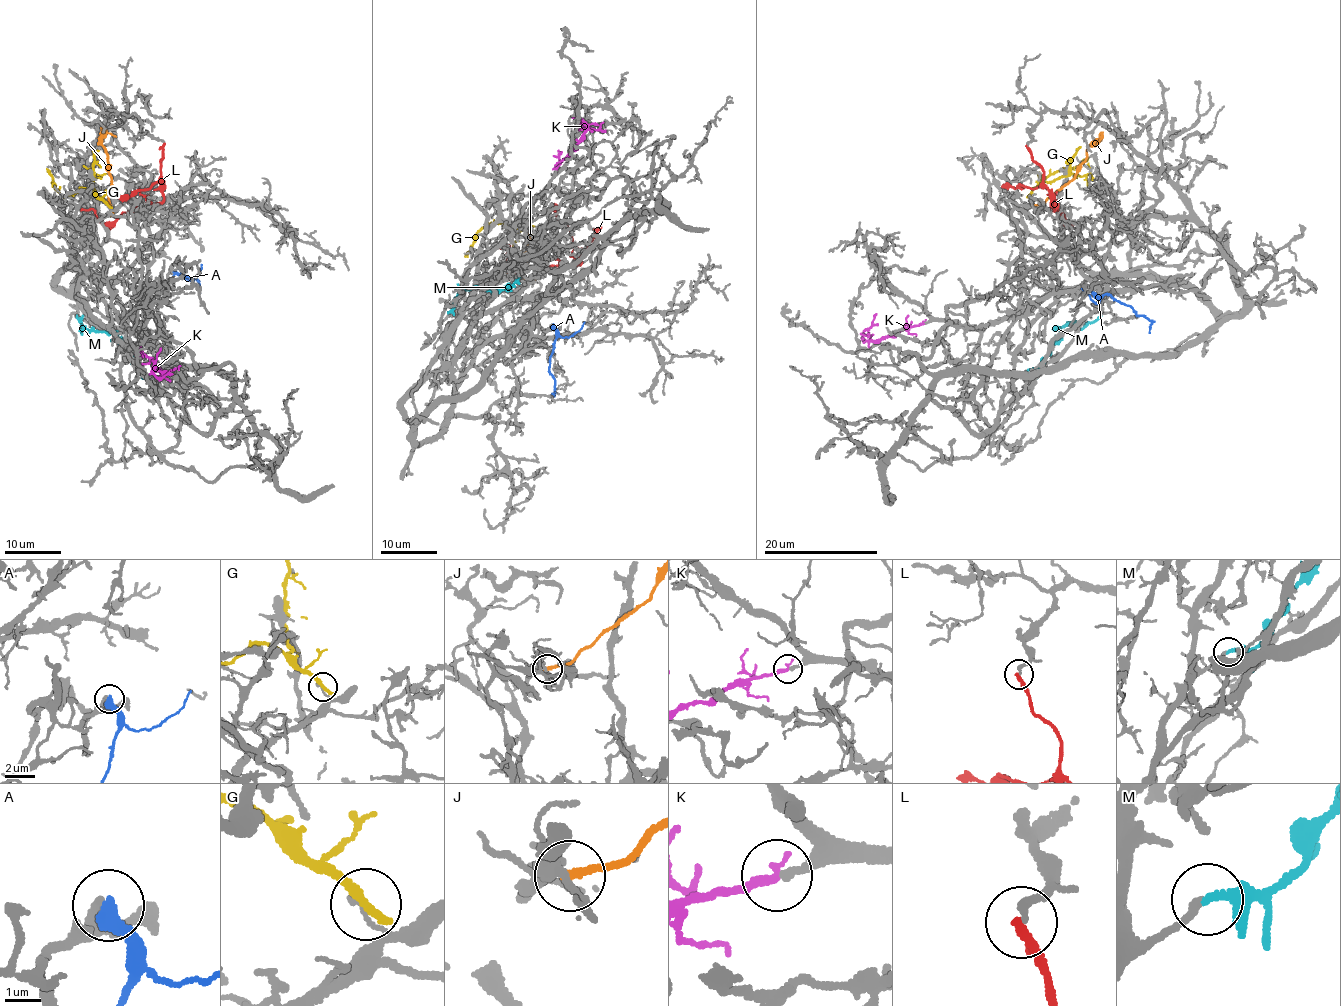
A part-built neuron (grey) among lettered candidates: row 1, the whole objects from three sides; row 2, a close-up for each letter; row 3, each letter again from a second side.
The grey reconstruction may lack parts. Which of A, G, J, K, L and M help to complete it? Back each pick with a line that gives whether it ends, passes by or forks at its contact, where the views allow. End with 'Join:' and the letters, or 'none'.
K: It ends there
M: It passes by
Join: K, M

